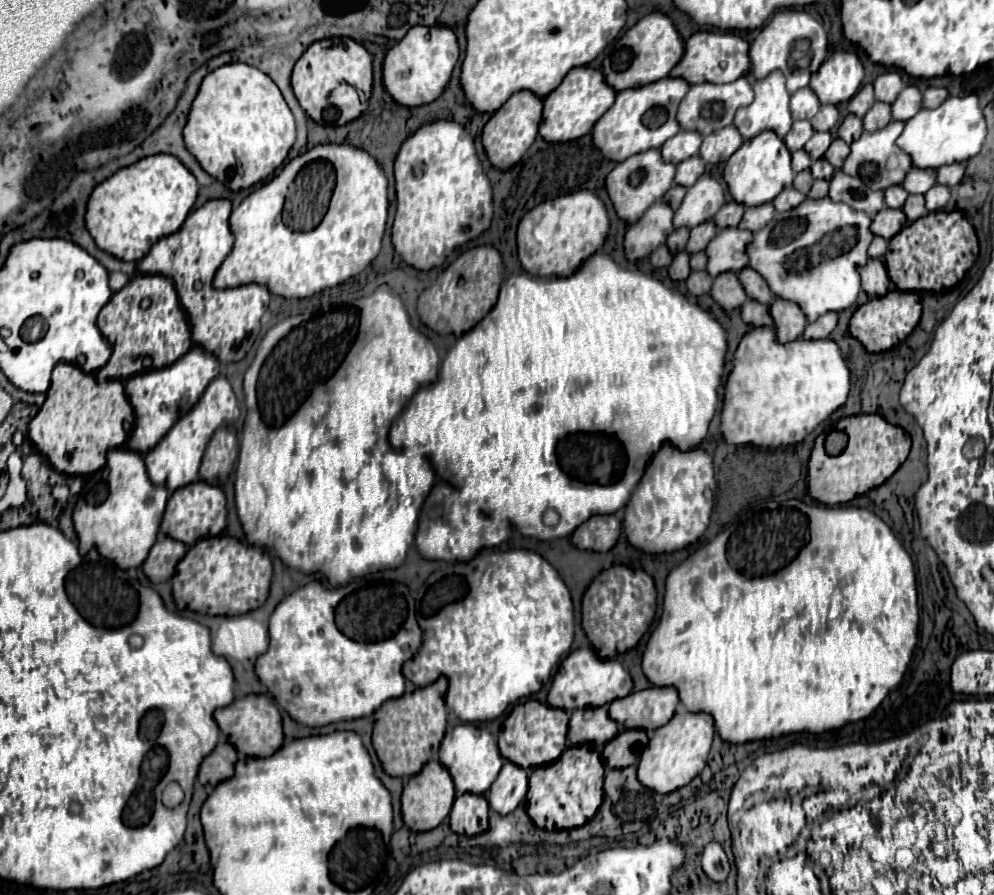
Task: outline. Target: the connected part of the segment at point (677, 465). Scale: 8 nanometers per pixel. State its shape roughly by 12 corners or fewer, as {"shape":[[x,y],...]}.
{"shape":[[664,444],[626,506],[648,554],[696,542],[710,522],[714,464]]}

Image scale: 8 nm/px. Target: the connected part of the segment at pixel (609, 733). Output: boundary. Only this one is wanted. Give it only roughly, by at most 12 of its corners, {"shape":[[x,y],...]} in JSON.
{"shape":[[608,708],[572,714],[568,740],[606,744],[618,734]]}

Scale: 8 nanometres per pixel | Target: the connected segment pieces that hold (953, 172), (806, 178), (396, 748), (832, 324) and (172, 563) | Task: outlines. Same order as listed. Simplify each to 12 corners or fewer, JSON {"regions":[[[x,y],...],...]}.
{"regions":[[[964,164],[938,168],[938,184],[956,186],[964,178]],[[808,170],[798,172],[794,178],[794,188],[808,196],[812,174]],[[448,680],[386,700],[372,744],[386,774],[414,776],[446,732]],[[836,312],[822,314],[814,324],[808,324],[802,338],[818,340],[838,324]],[[166,536],[152,546],[142,570],[152,584],[172,578],[186,544]]]}

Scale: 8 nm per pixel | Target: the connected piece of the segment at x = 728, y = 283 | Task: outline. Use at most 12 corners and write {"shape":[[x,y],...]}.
{"shape":[[734,272],[716,276],[710,294],[724,310],[748,298]]}

